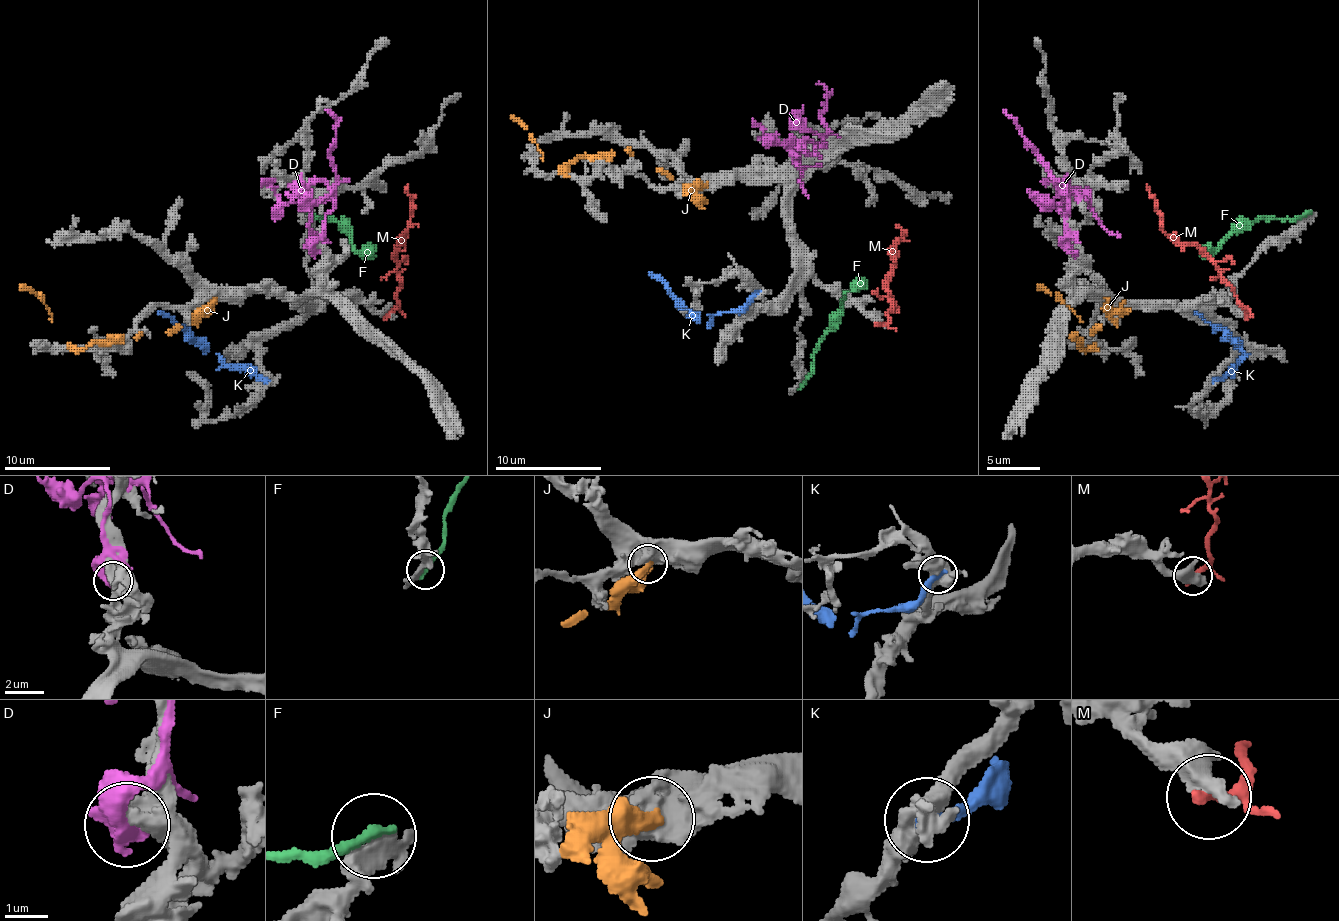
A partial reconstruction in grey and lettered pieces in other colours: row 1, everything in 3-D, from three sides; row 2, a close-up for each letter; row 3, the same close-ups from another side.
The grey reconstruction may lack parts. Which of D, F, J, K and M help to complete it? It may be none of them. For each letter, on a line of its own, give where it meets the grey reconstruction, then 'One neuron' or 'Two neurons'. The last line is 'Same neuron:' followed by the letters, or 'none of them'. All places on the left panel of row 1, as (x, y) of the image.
D: Touches grey at (314, 249). Two neurons
F: Touches grey at (311, 214). Two neurons
J: Touches grey at (214, 300). Two neurons
K: Touches grey at (265, 379). Two neurons
M: Touches grey at (388, 313). Two neurons
Same neuron: none of them

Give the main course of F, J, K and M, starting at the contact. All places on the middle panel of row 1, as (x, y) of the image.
F: (803, 383), (811, 370), (813, 349), (829, 322), (842, 309), (848, 291), (861, 288), (866, 280)
J: (704, 184), (683, 187), (625, 150), (583, 155), (559, 171), (543, 161), (535, 139), (511, 116)
K: (755, 293), (742, 306), (699, 322), (649, 272)
M: (880, 325), (887, 320), (887, 285), (893, 253), (901, 238), (898, 224)

